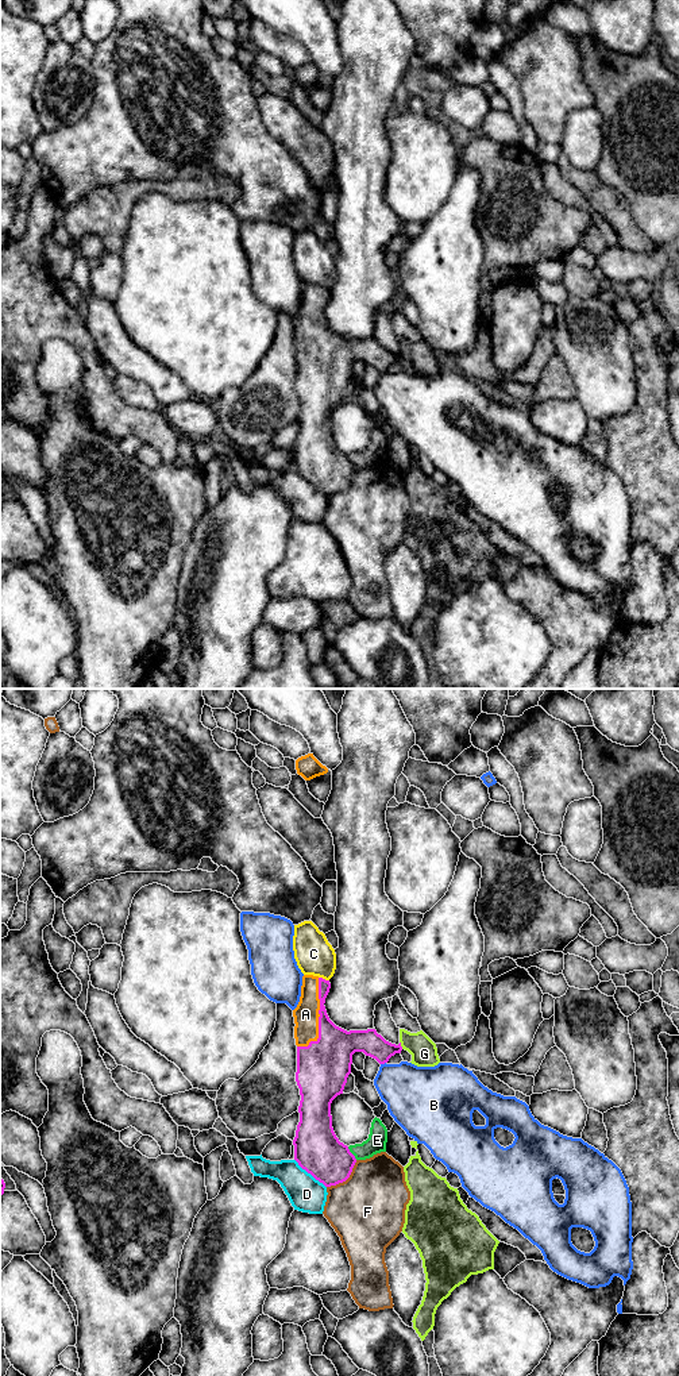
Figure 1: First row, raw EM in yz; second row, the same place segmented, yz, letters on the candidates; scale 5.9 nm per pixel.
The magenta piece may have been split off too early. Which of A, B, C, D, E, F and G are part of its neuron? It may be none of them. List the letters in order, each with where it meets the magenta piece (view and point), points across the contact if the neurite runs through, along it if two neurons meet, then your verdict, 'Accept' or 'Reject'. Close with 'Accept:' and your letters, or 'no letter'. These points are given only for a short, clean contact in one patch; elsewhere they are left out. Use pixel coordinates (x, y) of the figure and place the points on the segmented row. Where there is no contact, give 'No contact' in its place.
A: Touches magenta at yz (319, 1018). Accept
B: Touches magenta at yz (382, 1063). Reject
C: Touches magenta at yz (324, 979). Reject
D: Touches magenta at yz (309, 1172). Reject
E: Touches magenta at yz (351, 1153). Reject
F: Touches magenta at yz (346, 1179). Reject
G: Touches magenta at yz (400, 1045). Reject
Accept: A

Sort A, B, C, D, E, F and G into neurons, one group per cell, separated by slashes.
A / B / C / D / E / F / G

